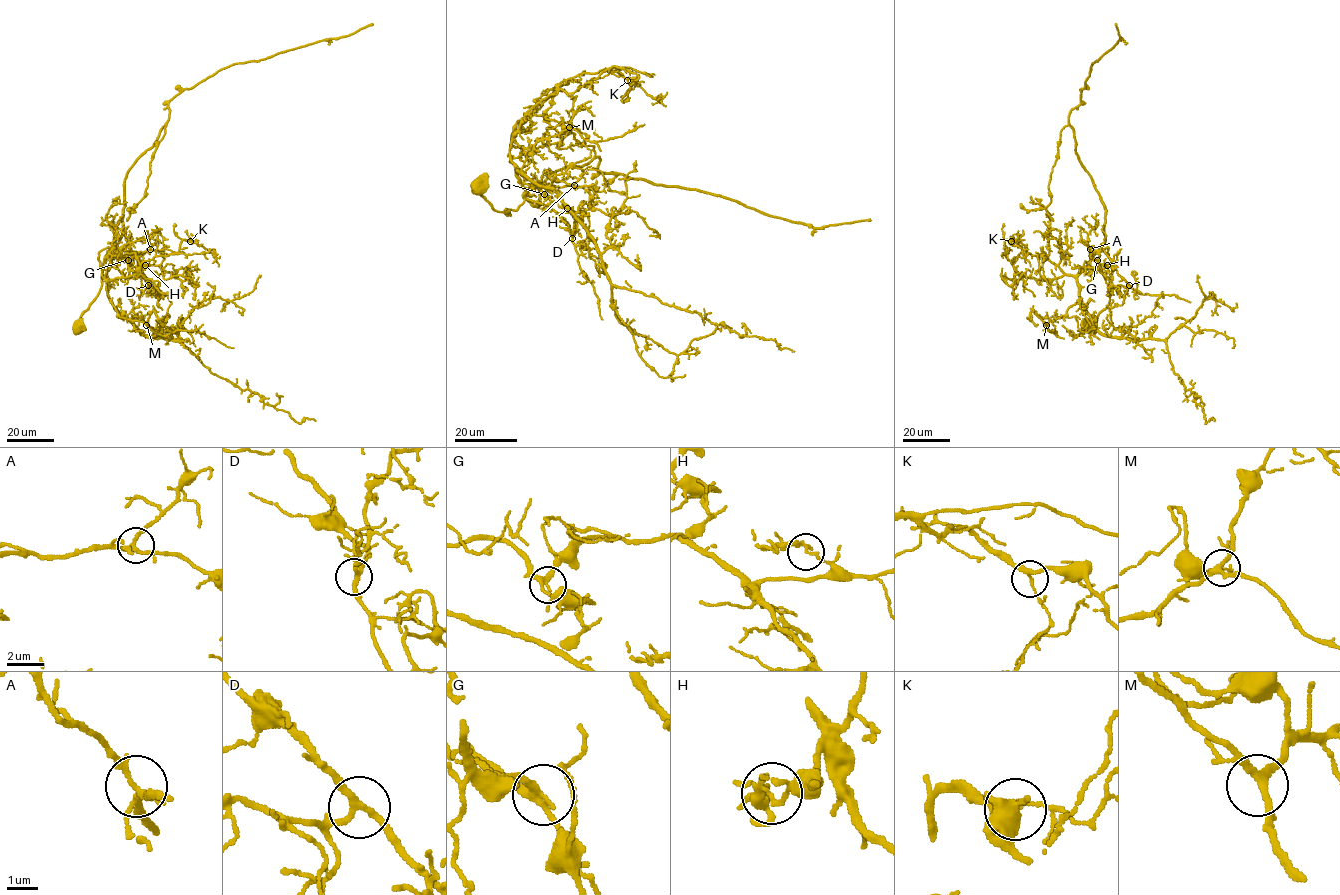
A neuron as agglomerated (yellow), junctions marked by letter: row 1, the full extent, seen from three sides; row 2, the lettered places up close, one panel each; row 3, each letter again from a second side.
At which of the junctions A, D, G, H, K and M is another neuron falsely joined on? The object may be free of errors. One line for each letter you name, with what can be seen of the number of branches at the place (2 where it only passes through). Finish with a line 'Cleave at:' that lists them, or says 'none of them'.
H: 2 branches meet
Cleave at: H

